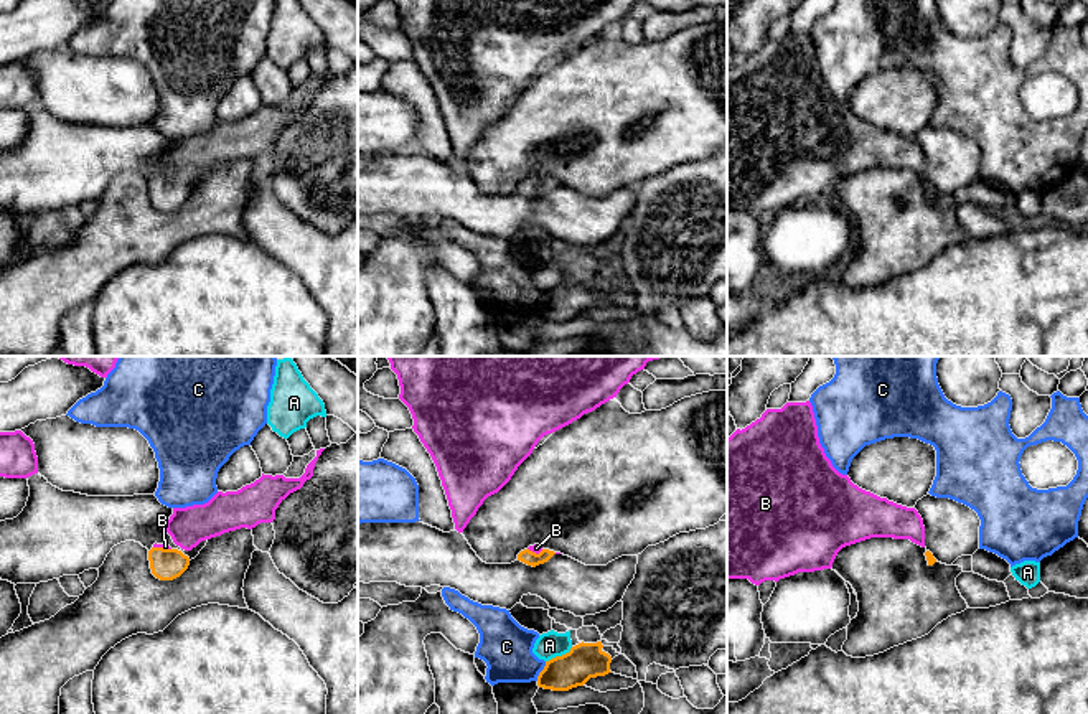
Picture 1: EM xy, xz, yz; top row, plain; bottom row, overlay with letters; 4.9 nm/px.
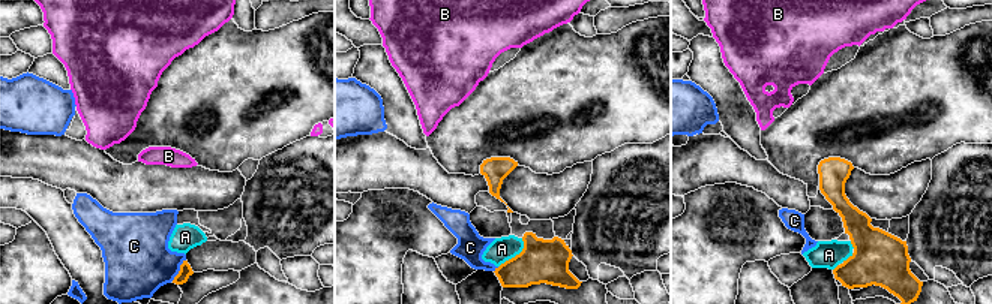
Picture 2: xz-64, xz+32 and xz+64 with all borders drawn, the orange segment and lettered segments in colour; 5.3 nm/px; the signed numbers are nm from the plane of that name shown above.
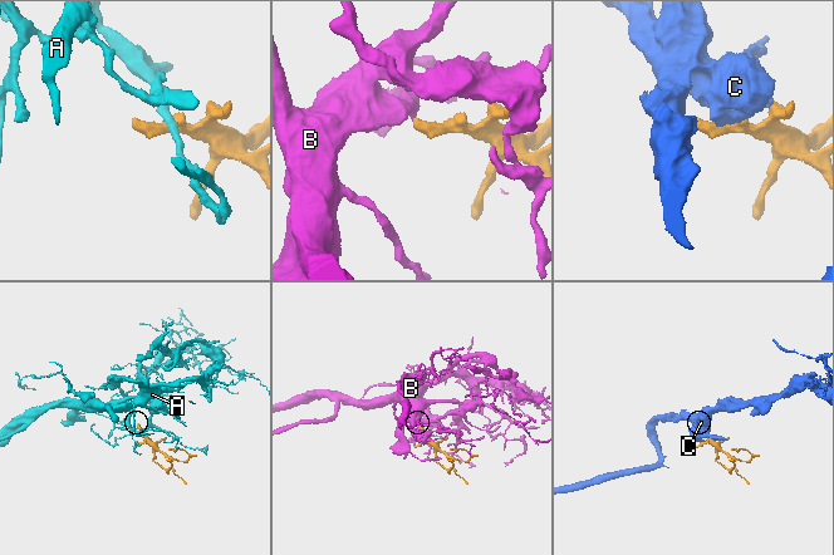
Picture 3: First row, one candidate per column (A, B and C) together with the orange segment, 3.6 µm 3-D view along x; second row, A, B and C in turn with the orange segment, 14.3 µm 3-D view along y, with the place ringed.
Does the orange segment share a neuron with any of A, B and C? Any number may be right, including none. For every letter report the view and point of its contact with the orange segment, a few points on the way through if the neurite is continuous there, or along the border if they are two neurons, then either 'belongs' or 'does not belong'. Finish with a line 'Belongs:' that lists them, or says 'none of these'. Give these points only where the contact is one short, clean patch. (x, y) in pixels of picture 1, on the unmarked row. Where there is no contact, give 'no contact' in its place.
A: contact xz (559, 287); border xz (572, 277), (546, 292); does not belong
B: contact xy (162, 178); way xy (167, 195), (162, 188), (162, 178), (165, 177); belongs
C: contact xz (541, 302); does not belong
Belongs: B

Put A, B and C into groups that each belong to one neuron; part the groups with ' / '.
A / B / C

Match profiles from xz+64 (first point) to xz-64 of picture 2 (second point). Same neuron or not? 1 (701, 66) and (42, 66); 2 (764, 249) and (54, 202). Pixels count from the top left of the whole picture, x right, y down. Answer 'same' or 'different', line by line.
1: same
2: different

